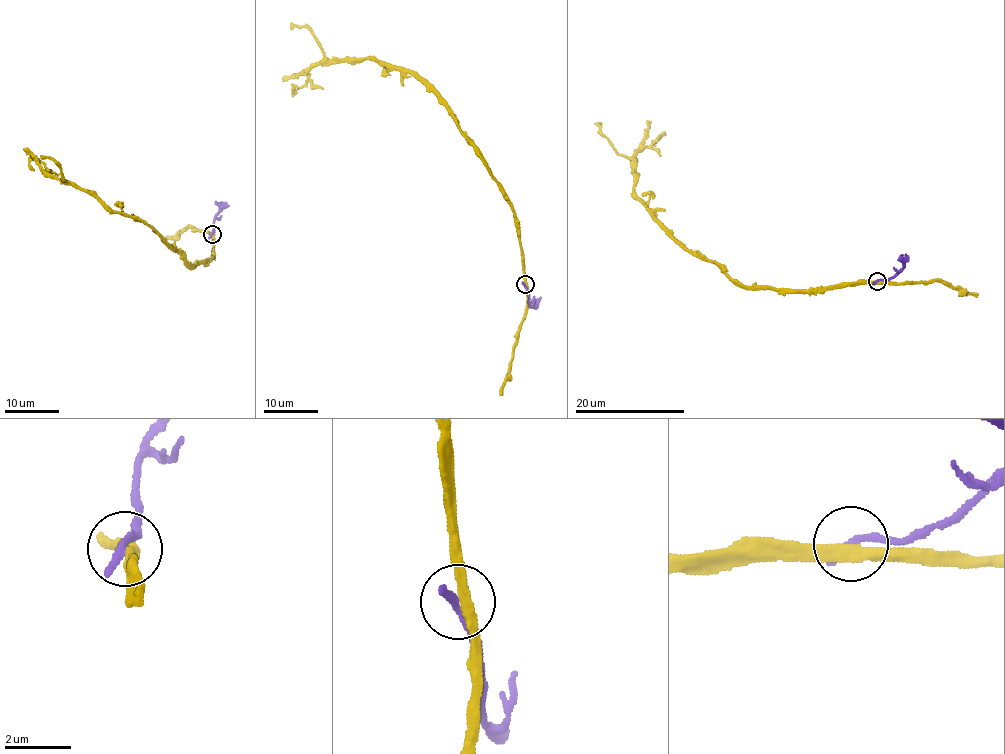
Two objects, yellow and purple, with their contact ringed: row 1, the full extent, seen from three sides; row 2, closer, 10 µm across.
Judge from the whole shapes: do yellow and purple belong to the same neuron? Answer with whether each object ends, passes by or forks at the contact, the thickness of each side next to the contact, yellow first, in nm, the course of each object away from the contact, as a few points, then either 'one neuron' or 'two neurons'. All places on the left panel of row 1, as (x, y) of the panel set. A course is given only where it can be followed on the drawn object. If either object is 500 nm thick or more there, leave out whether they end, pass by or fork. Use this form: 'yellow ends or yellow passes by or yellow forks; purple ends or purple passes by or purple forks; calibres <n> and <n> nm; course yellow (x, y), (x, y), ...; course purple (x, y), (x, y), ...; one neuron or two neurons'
yellow passes by; purple ends; calibres 320 and 320 nm; course yellow (212, 233), (215, 253), (193, 266), (145, 223), (109, 211), (30, 159), (34, 170); course purple (212, 233), (217, 215), (229, 205); two neurons

